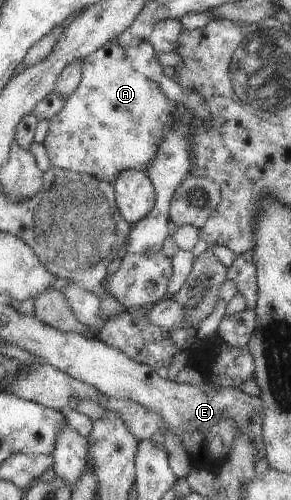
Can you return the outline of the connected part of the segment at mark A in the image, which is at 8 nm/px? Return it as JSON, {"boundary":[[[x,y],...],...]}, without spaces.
{"boundary":[[[114,38],[114,40],[110,40],[108,43],[102,44],[102,46],[97,48],[96,51],[80,60],[80,70],[82,70],[82,76],[80,77],[78,86],[76,86],[74,92],[68,95],[68,98],[64,101],[64,106],[62,106],[62,108],[60,108],[60,110],[52,116],[52,118],[48,119],[49,126],[43,141],[43,146],[50,166],[69,170],[70,172],[88,174],[88,176],[93,176],[94,178],[103,180],[111,185],[112,182],[114,182],[114,178],[118,176],[118,172],[122,172],[125,169],[136,169],[145,173],[146,168],[149,167],[150,160],[152,160],[154,155],[157,154],[158,144],[162,142],[162,128],[164,128],[166,123],[169,122],[169,114],[171,113],[172,104],[169,103],[165,93],[162,92],[161,85],[156,84],[154,80],[150,80],[150,78],[144,76],[142,72],[138,72],[133,68],[133,65],[130,64],[130,60],[128,60],[122,52],[121,45],[118,44],[118,38]]]}

